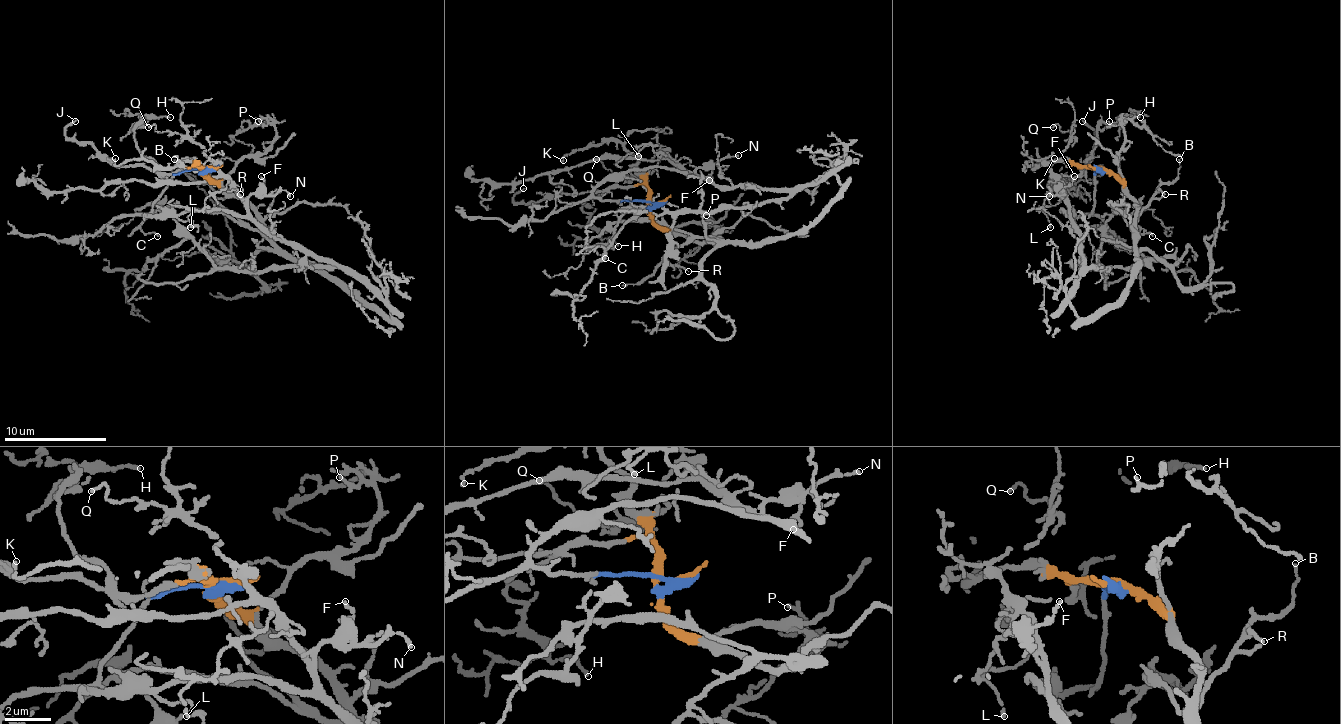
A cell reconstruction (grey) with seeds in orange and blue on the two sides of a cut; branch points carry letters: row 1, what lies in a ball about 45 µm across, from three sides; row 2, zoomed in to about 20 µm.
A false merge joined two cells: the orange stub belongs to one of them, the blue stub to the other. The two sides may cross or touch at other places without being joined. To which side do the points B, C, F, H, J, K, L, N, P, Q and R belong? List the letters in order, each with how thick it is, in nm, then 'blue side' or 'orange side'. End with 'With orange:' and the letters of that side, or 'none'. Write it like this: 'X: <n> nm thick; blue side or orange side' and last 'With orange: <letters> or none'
B: 100 nm thick; orange side
C: 120 nm thick; orange side
F: 110 nm thick; blue side
H: 130 nm thick; orange side
J: 160 nm thick; orange side
K: 120 nm thick; orange side
L: 110 nm thick; blue side
N: 90 nm thick; blue side
P: 150 nm thick; orange side
Q: 120 nm thick; blue side
R: 110 nm thick; orange side
With orange: B, C, H, J, K, P, R

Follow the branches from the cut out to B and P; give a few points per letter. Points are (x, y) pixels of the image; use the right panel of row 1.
B: (1101, 169), (1111, 171), (1136, 205), (1134, 225), (1131, 225), (1162, 184), (1177, 176), (1180, 159)
P: (1101, 169), (1124, 179), (1116, 161), (1116, 156), (1124, 148), (1124, 128), (1108, 120)

